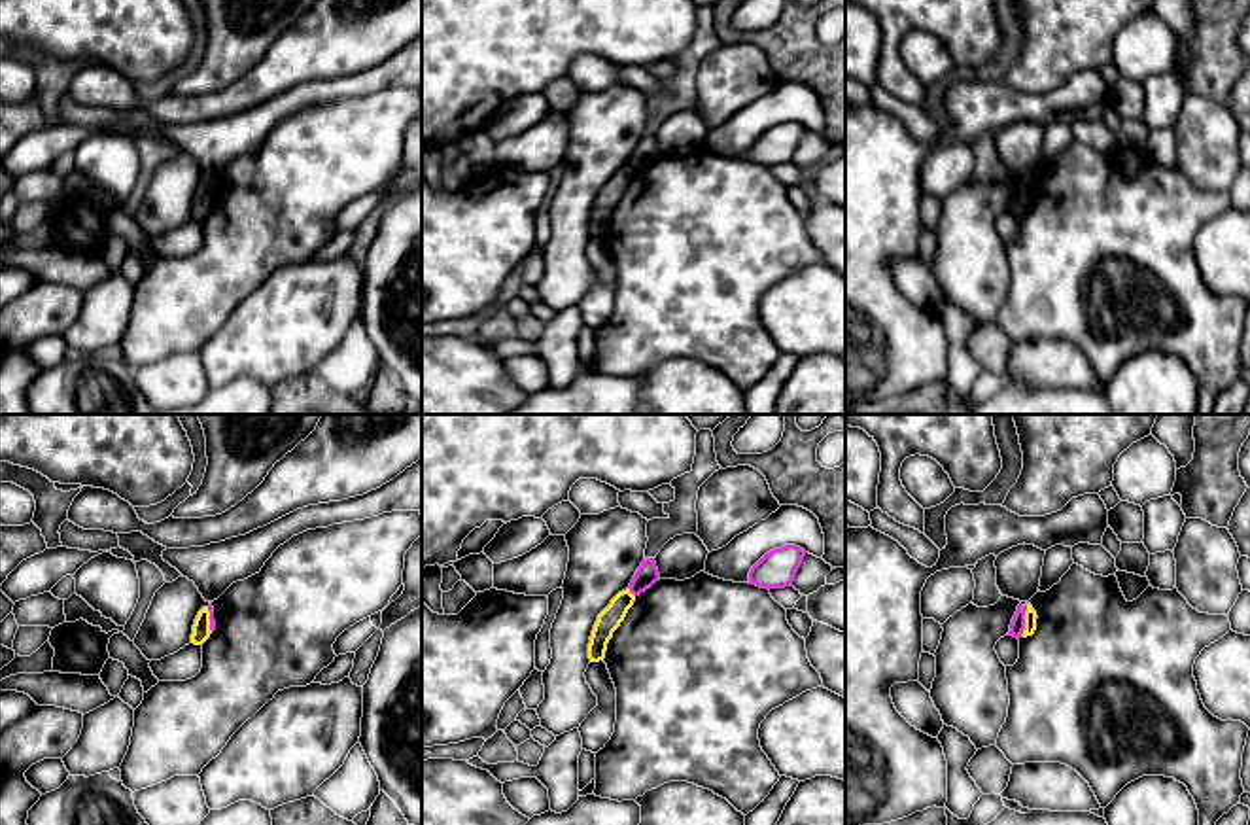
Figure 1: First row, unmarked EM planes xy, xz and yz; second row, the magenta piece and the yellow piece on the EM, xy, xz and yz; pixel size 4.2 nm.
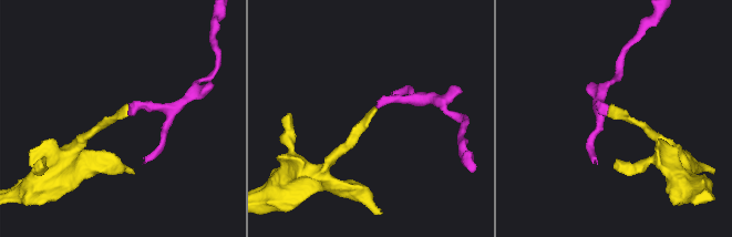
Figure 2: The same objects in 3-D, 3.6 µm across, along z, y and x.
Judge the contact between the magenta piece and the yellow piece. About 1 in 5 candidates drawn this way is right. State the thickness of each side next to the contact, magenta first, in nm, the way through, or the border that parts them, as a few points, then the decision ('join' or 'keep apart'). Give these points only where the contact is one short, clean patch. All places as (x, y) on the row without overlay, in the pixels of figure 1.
60 nm thick on the magenta side, 50 nm on the other; border along yz (1027, 182), (1020, 210); keep apart

